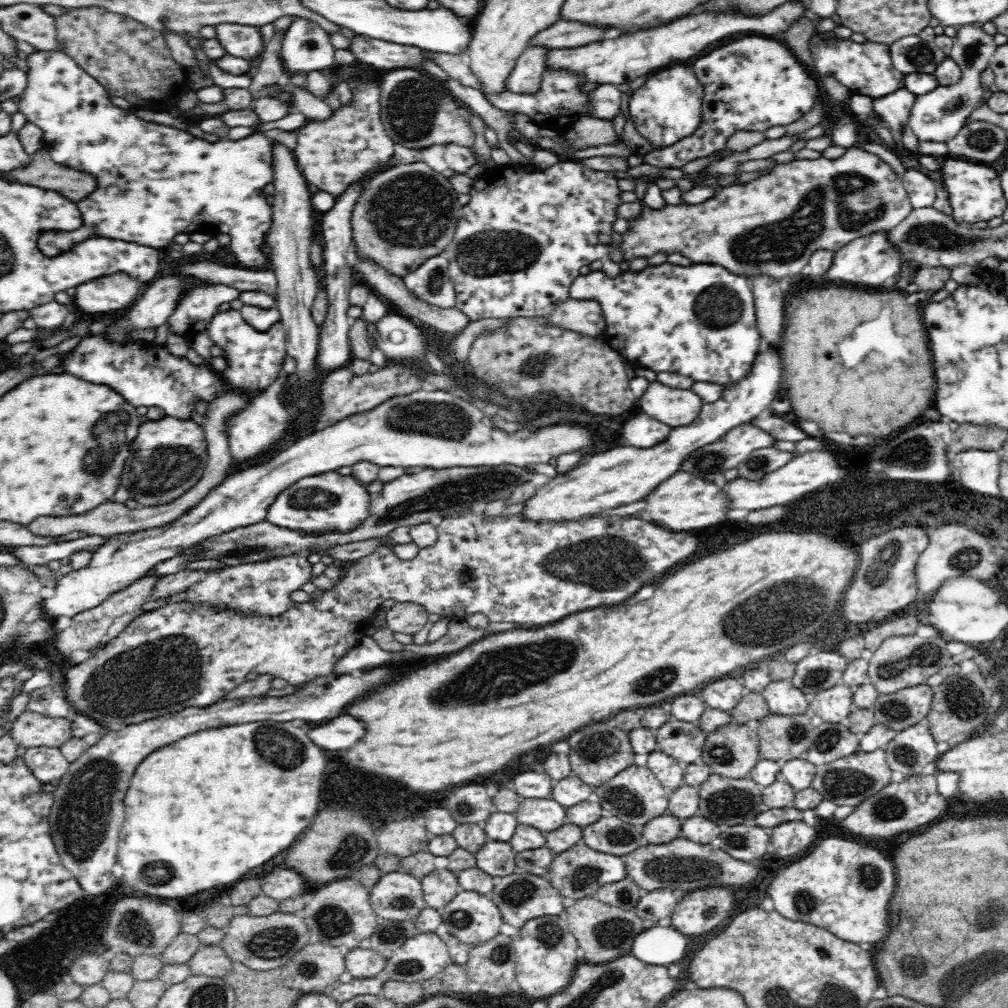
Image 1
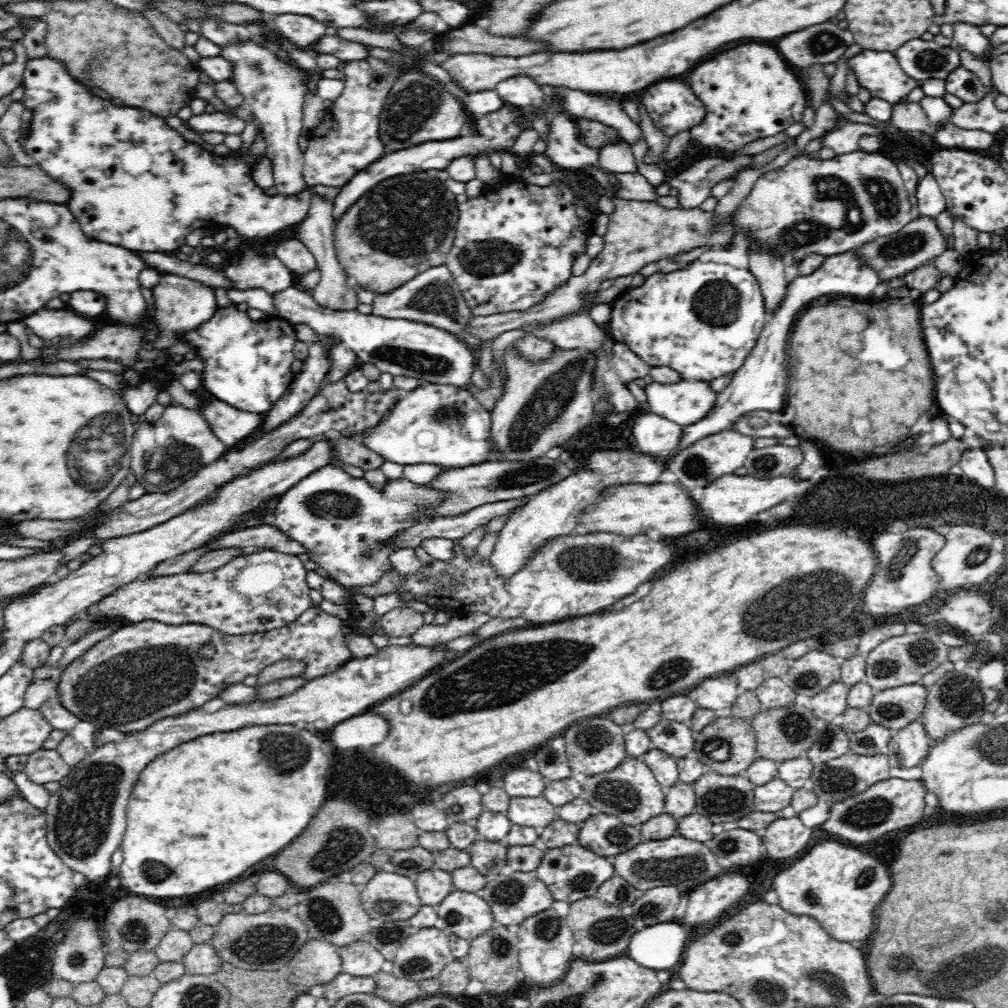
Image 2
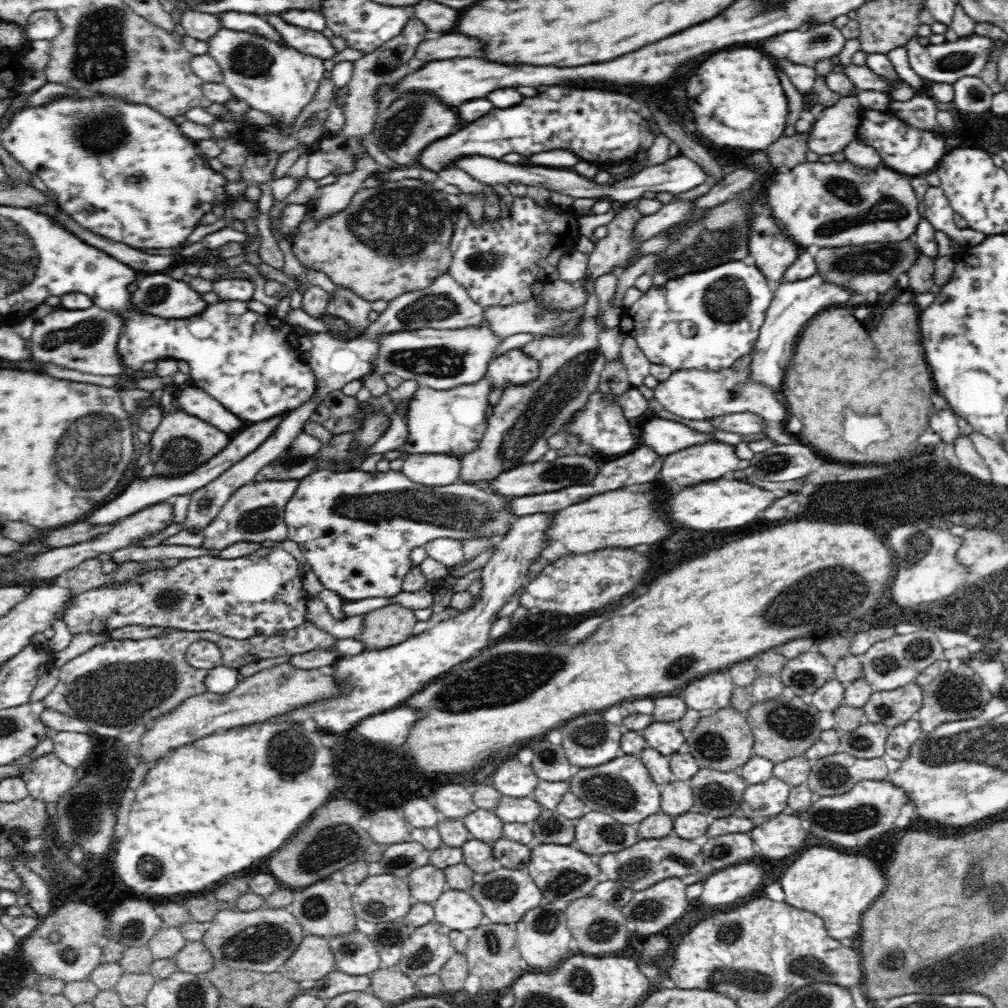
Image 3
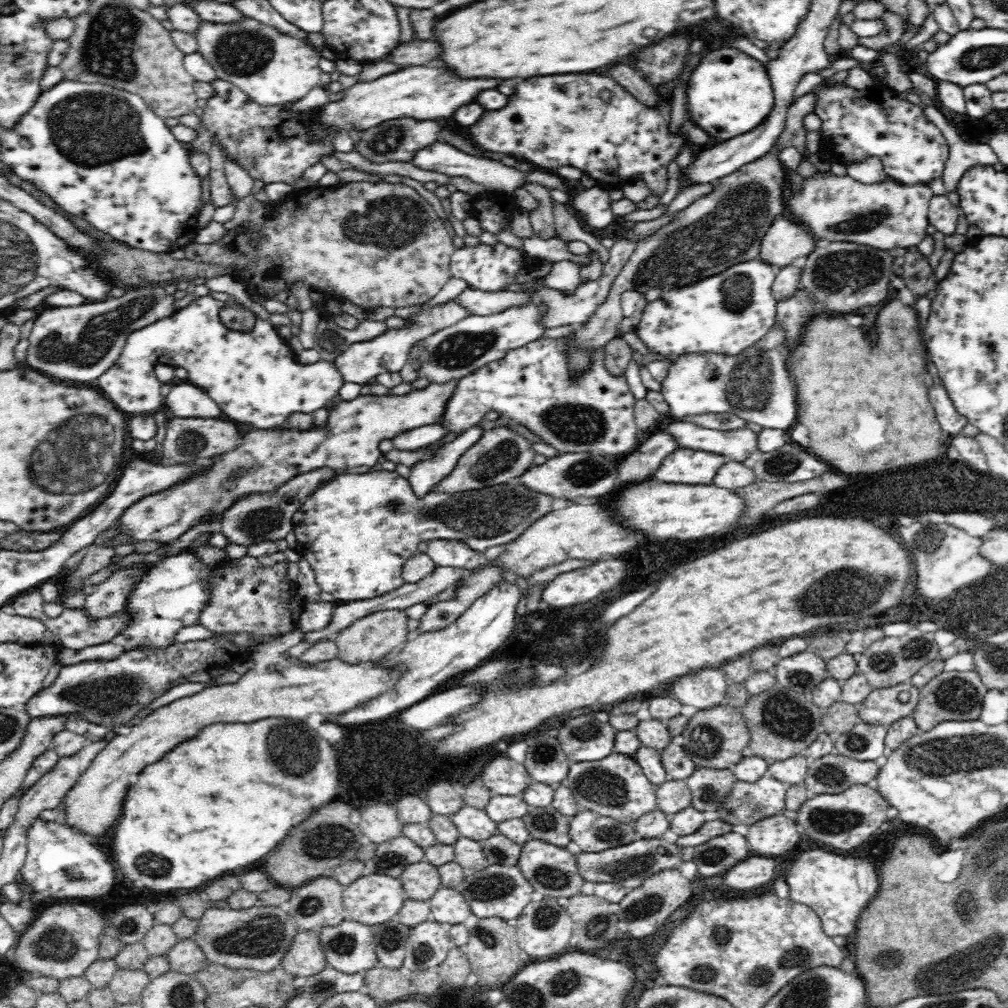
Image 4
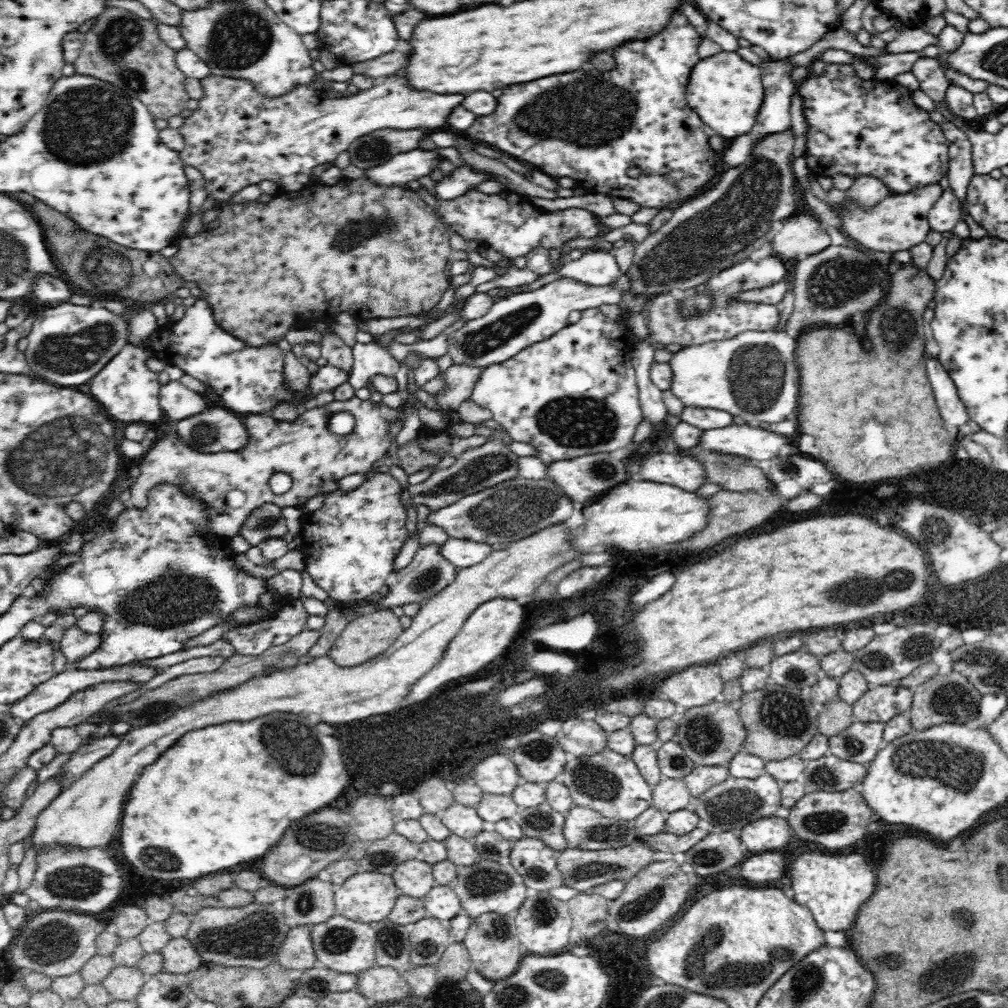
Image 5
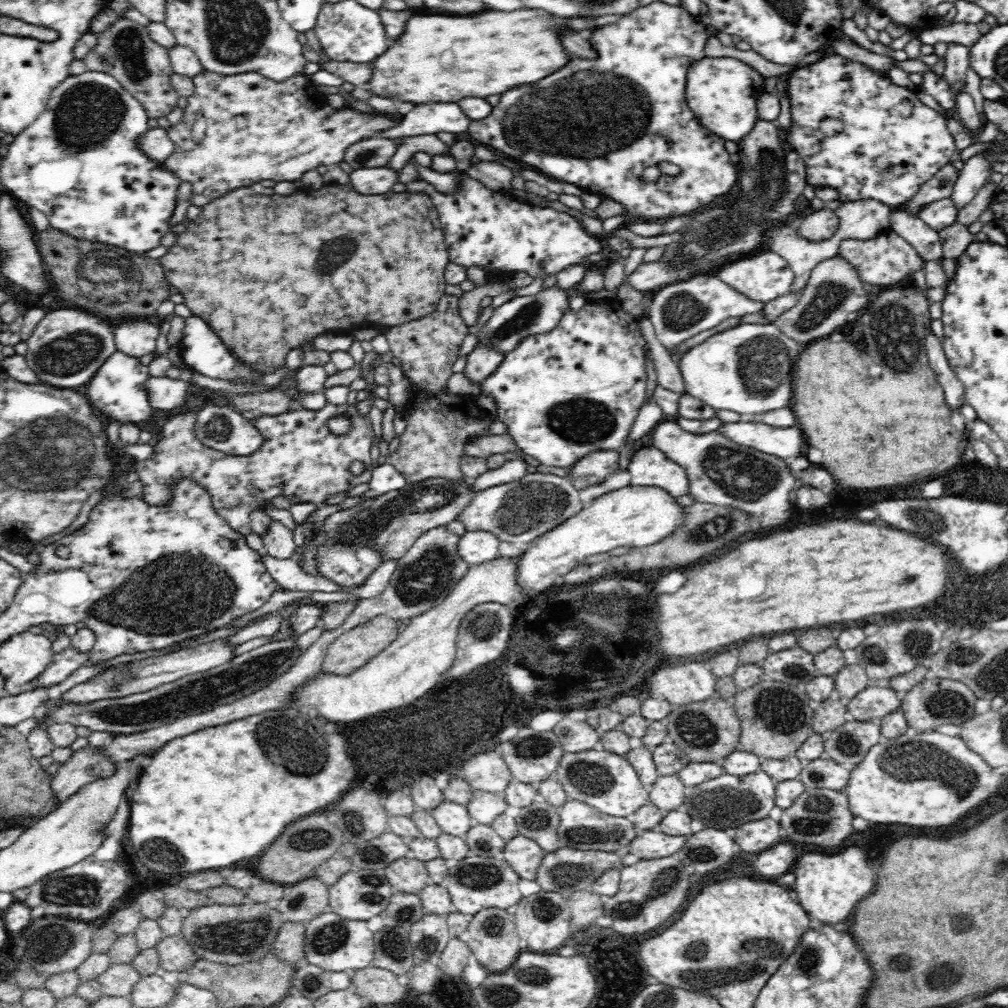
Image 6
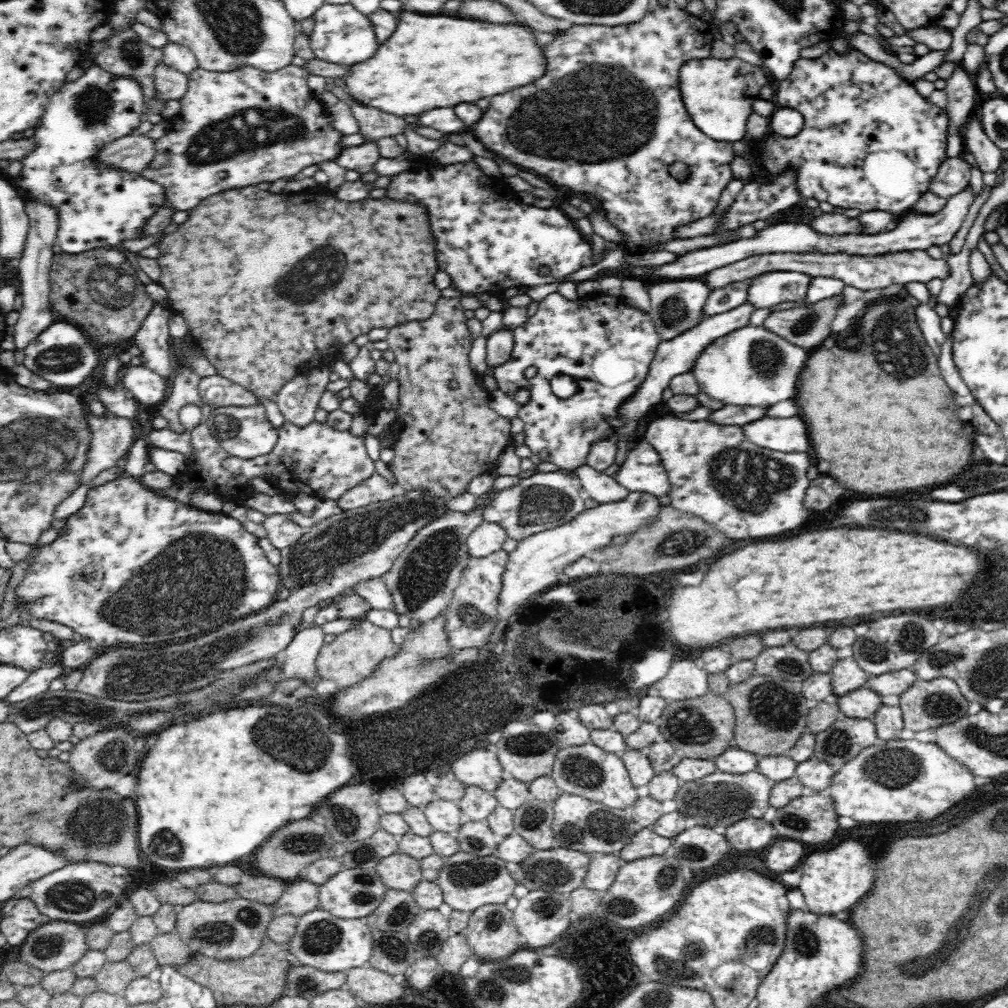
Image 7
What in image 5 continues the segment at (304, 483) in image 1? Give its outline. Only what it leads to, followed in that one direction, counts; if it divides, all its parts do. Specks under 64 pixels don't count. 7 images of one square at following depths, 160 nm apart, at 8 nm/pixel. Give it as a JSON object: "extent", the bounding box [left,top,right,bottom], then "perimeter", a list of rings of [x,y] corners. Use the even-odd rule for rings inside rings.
{"extent":[299,473,573,605],"perimeter":[[[376,473],[351,492],[346,494],[337,490],[331,492],[322,508],[313,514],[303,516],[299,549],[303,553],[305,569],[314,582],[328,592],[330,598],[347,605],[352,600],[362,600],[378,592],[385,581],[390,581],[389,579],[394,575],[392,569],[394,556],[400,552],[409,536],[404,527],[407,511],[404,511],[404,505],[398,499],[402,490],[403,487],[394,476],[389,473]],[[517,475],[500,484],[464,495],[450,506],[432,511],[429,524],[441,526],[452,538],[469,539],[490,545],[519,542],[552,525],[563,524],[570,518],[573,500],[550,477],[530,480]]]}

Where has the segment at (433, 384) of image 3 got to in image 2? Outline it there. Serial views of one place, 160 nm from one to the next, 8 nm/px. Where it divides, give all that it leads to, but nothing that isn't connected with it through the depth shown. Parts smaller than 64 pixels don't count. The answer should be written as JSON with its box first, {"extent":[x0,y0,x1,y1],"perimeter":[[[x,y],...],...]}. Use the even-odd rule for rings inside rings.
{"extent":[273,286,481,389],"perimeter":[[[292,286],[278,293],[273,298],[273,304],[277,306],[279,316],[284,317],[293,324],[307,324],[322,337],[332,337],[338,340],[345,348],[353,350],[364,365],[374,366],[377,372],[388,372],[393,376],[416,378],[424,382],[424,384],[432,383],[464,388],[472,385],[476,389],[481,389],[472,381],[472,374],[474,374],[474,370],[476,370],[476,365],[478,364],[474,361],[475,358],[472,350],[470,350],[466,342],[461,341],[458,336],[443,328],[436,328],[435,326],[428,326],[420,322],[410,322],[404,319],[382,318],[374,316],[372,313],[370,315],[361,314],[357,309],[333,311],[318,304],[311,294],[300,290],[297,286]]]}

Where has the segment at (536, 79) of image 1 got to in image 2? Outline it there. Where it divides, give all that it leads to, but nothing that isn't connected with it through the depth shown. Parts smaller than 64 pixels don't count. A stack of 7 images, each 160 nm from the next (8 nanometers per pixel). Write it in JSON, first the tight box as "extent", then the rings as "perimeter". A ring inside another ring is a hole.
{"extent":[495,75,544,106],"perimeter":[[[526,75],[504,79],[495,86],[502,104],[516,106],[540,106],[544,102],[542,85]]]}

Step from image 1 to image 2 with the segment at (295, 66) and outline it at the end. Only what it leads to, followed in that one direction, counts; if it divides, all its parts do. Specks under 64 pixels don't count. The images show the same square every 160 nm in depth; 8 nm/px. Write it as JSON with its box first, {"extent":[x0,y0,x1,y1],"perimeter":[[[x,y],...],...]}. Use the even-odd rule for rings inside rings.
{"extent":[271,14,327,51],"perimeter":[[[281,14],[271,19],[272,26],[277,28],[290,42],[297,44],[300,48],[308,51],[312,48],[312,44],[318,42],[320,36],[326,34],[327,26],[323,22],[318,22],[315,18],[304,16],[301,14]]]}

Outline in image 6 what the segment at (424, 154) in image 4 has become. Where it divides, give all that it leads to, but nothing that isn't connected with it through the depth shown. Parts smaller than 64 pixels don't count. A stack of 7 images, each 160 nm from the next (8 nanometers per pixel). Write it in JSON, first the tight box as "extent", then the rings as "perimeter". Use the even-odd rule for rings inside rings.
{"extent":[348,167,397,196],"perimeter":[[[387,167],[363,168],[349,174],[348,185],[363,196],[384,194],[396,184],[397,172]]]}

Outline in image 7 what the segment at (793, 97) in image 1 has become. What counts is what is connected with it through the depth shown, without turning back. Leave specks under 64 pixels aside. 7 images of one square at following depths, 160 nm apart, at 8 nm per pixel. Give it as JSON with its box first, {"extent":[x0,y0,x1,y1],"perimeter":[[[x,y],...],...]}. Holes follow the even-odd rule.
{"extent":[680,58,768,142],"perimeter":[[[704,58],[687,61],[680,68],[680,92],[694,124],[710,138],[736,142],[746,136],[746,120],[752,114],[752,104],[762,86],[768,84],[767,73],[740,58]]]}

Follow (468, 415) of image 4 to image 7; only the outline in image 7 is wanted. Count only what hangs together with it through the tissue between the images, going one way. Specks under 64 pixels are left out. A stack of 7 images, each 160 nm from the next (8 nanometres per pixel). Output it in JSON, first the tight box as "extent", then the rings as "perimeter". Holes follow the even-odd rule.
{"extent":[493,292,663,472],"perimeter":[[[557,292],[551,293],[538,303],[538,309],[534,316],[529,318],[523,325],[513,330],[515,343],[512,349],[512,356],[504,362],[504,364],[495,367],[493,370],[493,375],[499,384],[499,389],[506,392],[506,394],[512,396],[514,392],[520,390],[520,388],[530,390],[530,402],[521,406],[519,411],[519,417],[524,421],[524,434],[526,434],[525,443],[531,448],[533,454],[540,456],[543,462],[556,465],[559,470],[573,472],[576,468],[587,464],[590,444],[611,434],[613,428],[606,423],[606,420],[608,420],[608,417],[617,418],[617,411],[621,404],[624,404],[624,402],[627,402],[634,396],[634,392],[638,390],[638,386],[644,382],[644,378],[646,378],[646,374],[648,374],[649,365],[655,357],[658,345],[663,341],[658,332],[656,332],[649,312],[644,312],[639,308],[632,307],[630,308],[630,318],[628,318],[628,316],[624,314],[626,310],[628,310],[626,306],[608,306],[608,304],[602,304],[602,308],[600,308],[600,304],[598,304],[596,300],[590,300],[590,306],[584,306],[584,302],[579,298],[568,300]],[[529,366],[534,366],[537,370],[536,375],[532,378],[526,378],[524,375],[524,370]],[[554,376],[571,376],[576,381],[576,384],[578,384],[578,391],[571,398],[564,398],[564,400],[558,398],[558,396],[552,393],[552,389],[550,389],[550,380],[552,380]]]}

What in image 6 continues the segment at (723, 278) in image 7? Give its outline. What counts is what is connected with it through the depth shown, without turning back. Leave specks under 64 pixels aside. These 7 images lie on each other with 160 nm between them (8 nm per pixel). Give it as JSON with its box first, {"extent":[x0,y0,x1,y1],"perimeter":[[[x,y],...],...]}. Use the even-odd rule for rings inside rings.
{"extent":[834,230,926,287],"perimeter":[[[892,230],[870,240],[843,240],[834,257],[848,261],[856,269],[862,283],[880,287],[894,286],[912,277],[915,272],[924,272],[926,264],[914,246]]]}

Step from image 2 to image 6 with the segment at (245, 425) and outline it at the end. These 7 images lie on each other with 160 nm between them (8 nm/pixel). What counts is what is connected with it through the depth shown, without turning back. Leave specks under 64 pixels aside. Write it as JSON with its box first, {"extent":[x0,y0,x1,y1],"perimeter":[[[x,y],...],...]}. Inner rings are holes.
{"extent":[144,376,190,410],"perimeter":[[[148,376],[144,382],[146,395],[154,410],[178,410],[188,400],[190,384],[182,379]]]}

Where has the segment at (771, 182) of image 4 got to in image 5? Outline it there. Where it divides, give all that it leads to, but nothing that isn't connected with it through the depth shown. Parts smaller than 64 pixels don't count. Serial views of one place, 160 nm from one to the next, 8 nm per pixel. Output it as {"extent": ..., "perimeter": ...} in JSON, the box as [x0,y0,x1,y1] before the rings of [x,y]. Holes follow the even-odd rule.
{"extent":[627,131,798,297],"perimeter":[[[792,131],[772,132],[754,142],[752,152],[744,164],[723,170],[710,188],[700,192],[686,204],[672,207],[672,217],[655,234],[648,235],[641,243],[635,243],[632,266],[627,270],[631,276],[630,292],[644,292],[654,297],[661,294],[678,294],[684,290],[707,283],[721,270],[730,267],[734,260],[748,258],[754,250],[768,244],[768,230],[772,222],[796,215],[795,200],[798,196],[797,182],[791,162],[793,161],[794,137]]]}

